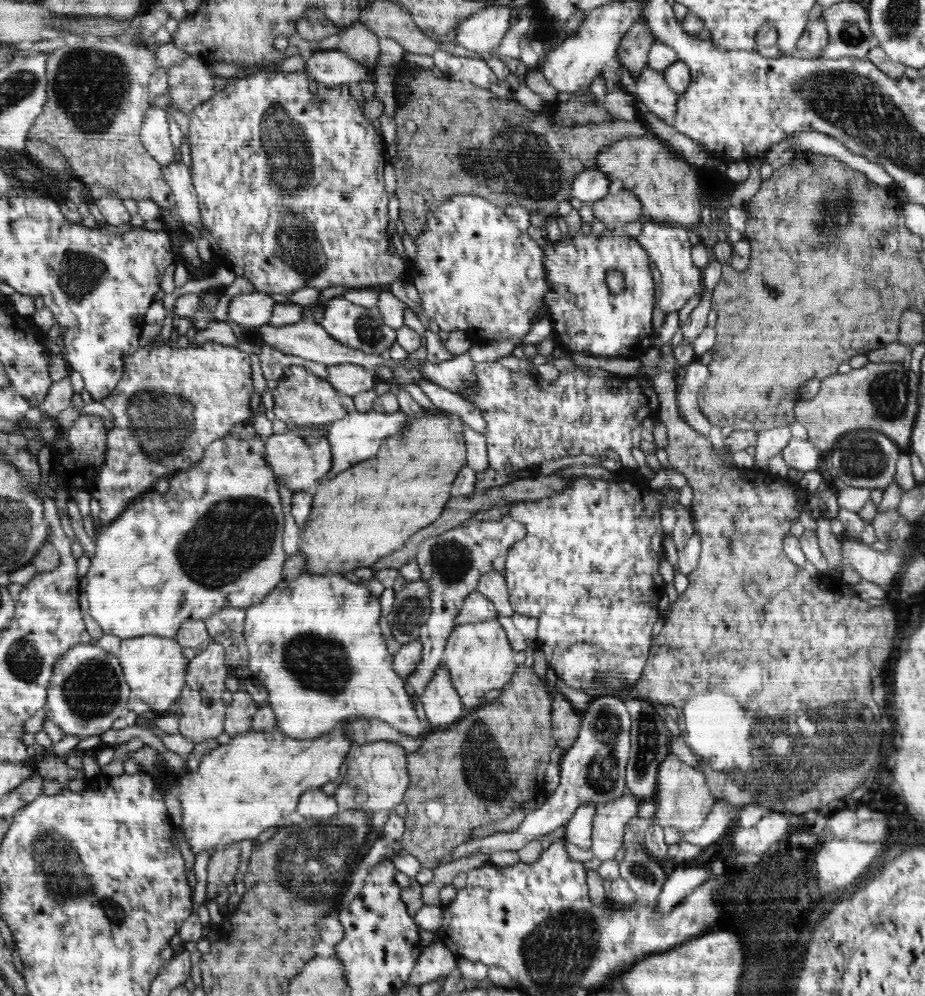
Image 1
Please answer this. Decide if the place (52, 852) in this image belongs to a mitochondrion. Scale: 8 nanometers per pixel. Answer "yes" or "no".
yes

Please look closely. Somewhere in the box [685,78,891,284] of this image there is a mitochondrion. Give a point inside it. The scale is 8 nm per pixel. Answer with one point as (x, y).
(840, 207)

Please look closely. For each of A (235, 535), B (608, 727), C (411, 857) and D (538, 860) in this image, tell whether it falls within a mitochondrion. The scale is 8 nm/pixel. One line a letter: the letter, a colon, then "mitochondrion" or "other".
A: mitochondrion
B: mitochondrion
C: other
D: other

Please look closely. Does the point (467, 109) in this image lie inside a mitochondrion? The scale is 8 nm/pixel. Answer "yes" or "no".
no

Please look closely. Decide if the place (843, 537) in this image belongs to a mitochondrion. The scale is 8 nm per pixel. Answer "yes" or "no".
no

